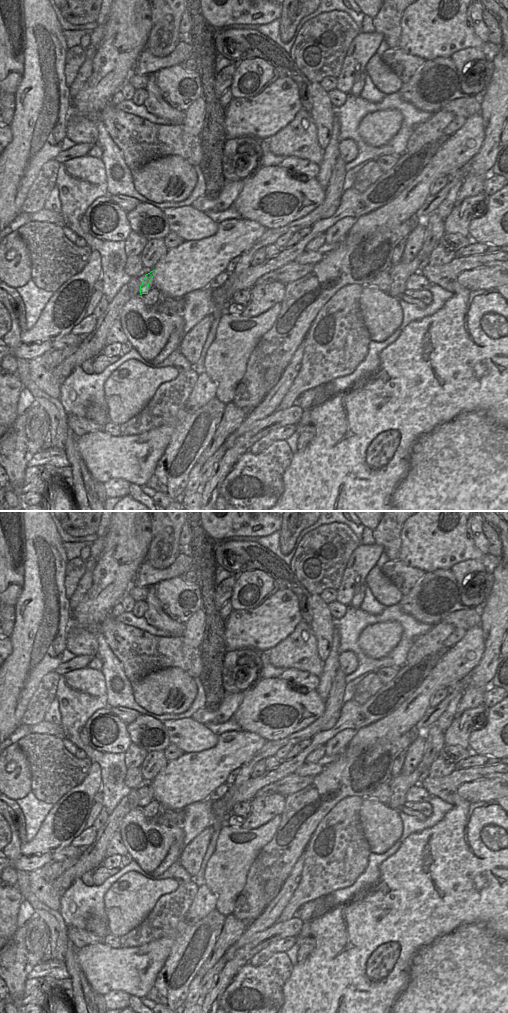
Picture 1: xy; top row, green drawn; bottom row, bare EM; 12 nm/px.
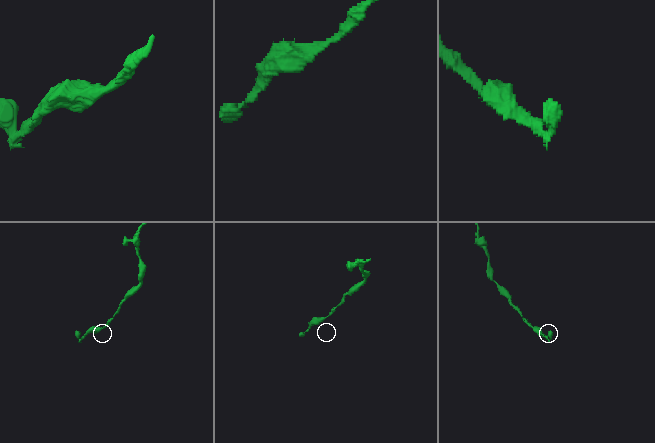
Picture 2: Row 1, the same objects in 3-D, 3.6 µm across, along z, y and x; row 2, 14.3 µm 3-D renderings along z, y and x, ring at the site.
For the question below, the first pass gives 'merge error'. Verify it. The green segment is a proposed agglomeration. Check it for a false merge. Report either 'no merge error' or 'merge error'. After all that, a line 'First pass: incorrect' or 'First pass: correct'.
merge error
First pass: correct

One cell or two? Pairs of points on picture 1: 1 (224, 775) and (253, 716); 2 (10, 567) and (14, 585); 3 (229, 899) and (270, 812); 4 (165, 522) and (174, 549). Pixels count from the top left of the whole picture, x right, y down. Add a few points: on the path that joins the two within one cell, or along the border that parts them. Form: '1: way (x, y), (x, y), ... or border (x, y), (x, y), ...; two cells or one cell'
1: border (249, 729), (263, 731), (271, 739); two cells
2: way (10, 571), (11, 581); one cell
3: border (281, 817), (259, 831), (248, 829); two cells
4: way (166, 529), (167, 542); one cell

